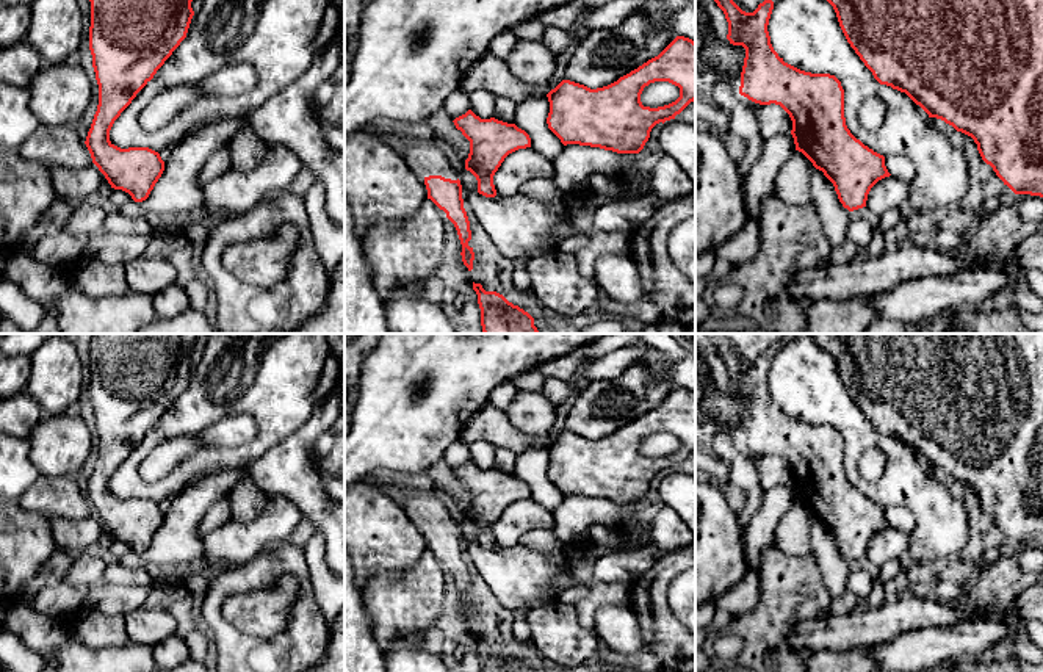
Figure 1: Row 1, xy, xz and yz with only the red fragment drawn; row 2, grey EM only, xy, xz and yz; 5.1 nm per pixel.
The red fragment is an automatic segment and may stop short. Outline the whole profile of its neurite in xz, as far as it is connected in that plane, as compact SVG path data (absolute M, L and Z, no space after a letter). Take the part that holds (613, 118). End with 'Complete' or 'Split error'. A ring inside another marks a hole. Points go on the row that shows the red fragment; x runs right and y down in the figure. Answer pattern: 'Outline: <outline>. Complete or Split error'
Outline: M677 36L658 56L608 86L590 89L562 80L547 97L548 128L564 146L639 154L656 124L675 119L695 100L695 42ZM655 81L678 86L680 97L664 107L644 107L641 94Z. Complete

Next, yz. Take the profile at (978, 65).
Outline: M827 0L839 27L880 85L905 92L929 117L937 117L974 139L982 160L1015 194L1043 197L1043 0Z. Complete

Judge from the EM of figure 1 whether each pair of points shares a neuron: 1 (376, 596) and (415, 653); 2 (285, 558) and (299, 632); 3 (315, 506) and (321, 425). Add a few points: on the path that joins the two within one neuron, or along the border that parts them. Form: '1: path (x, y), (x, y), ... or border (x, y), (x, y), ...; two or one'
1: border (423, 638), (418, 641), (396, 638), (384, 652); two
2: path (303, 577), (304, 613); one
3: path (303, 486), (301, 444); one

